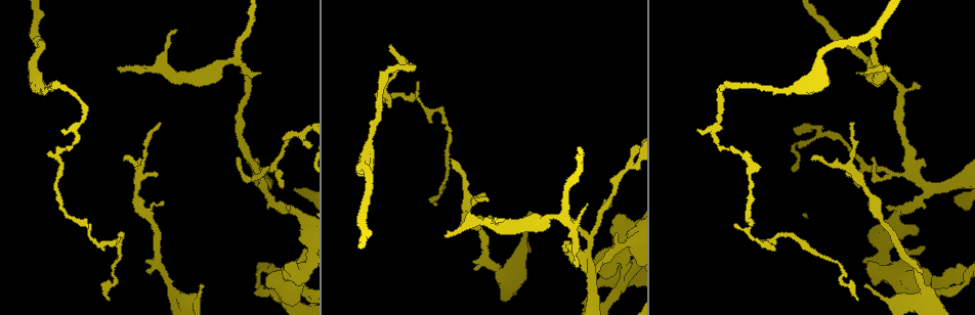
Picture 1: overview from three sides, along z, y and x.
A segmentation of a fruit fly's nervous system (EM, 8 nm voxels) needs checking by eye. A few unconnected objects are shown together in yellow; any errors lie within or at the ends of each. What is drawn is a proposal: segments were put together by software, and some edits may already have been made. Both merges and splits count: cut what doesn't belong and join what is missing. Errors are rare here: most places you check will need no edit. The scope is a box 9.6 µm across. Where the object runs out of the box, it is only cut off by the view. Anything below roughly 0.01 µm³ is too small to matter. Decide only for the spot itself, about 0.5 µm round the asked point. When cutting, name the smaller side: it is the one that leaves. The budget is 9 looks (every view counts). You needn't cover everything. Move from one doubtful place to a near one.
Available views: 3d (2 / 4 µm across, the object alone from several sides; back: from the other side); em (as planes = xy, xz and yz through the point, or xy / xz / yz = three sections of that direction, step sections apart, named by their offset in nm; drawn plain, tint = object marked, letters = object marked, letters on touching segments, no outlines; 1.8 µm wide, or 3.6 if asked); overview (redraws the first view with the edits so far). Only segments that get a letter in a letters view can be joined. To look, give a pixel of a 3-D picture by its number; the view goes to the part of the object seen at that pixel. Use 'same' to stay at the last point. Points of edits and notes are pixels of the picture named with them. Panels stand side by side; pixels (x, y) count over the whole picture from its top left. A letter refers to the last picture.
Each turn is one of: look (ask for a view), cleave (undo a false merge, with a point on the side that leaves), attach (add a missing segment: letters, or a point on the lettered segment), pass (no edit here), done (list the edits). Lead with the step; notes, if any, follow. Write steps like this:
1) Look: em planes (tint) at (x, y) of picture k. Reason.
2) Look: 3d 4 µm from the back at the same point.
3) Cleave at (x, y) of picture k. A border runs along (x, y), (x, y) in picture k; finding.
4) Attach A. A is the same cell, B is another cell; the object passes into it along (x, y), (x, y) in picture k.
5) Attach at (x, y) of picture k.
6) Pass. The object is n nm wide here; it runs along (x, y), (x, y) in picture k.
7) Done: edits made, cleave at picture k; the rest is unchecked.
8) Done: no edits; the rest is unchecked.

Look: 3d 4 µm from the back at (623, 260) of picture 1. Thick turns thin.

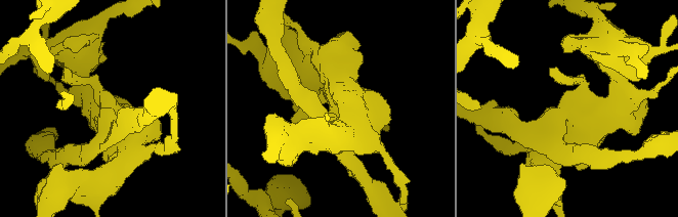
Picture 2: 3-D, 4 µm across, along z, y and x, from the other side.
Look: em 3.6 µm xz step 8 (tint) at (107, 116) of picture 2. Need the tissue.

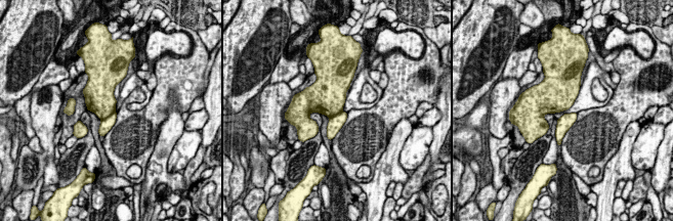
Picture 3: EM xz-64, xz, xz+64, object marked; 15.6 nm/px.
Look: em 3.6 µm planes (letters) at the same point. Cut it another way.

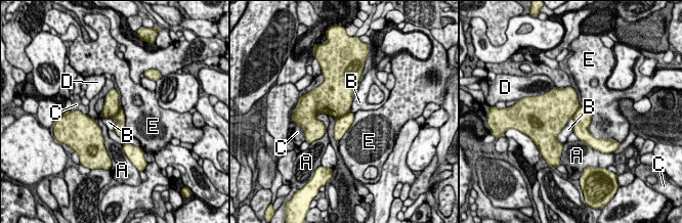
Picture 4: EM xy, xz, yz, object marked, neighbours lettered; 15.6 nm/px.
Cleave at (343, 123) of picture 4. A, B, C, D and E are other cells; a second neuron is stuck on.

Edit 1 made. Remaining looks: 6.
Look: em xy step 4 (tint) at (435, 206) of picture 1. End of a long branch.

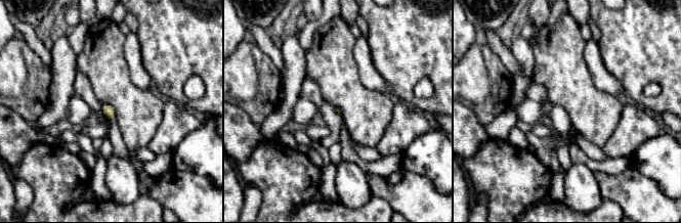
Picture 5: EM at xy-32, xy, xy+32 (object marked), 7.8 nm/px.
Look: em planes (letters) at the same point. Cut it another way.

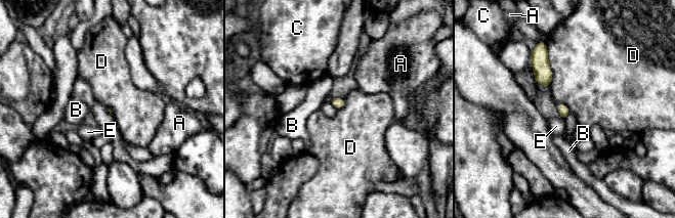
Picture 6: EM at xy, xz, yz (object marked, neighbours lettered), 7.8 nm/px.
Pass. A, B, C, D and E are other cells; a border runs along (544, 42), (551, 71), (549, 88) in picture 6; none of them fits.

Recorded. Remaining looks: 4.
Look: 3d 4 µm at (852, 167) of picture 1. A narrow waist.

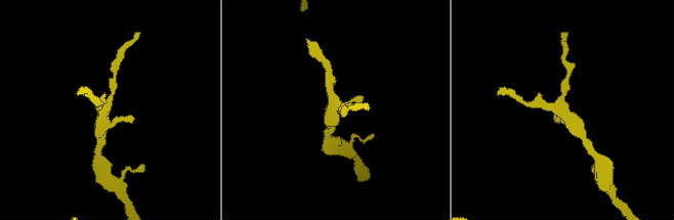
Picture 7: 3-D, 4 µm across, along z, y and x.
Look: em planes (letters) at (562, 110) of picture 7.

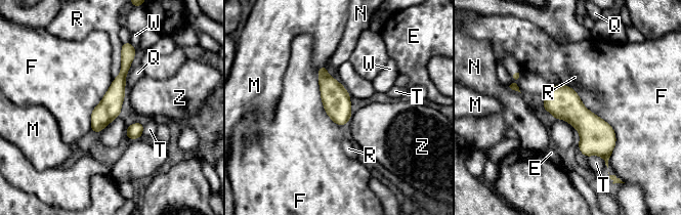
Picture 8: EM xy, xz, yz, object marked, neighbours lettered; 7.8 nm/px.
Pass. E, F, M, N, Q, R, T, W and Z are other cells; it runs along (125, 48), (122, 78), (96, 129) in picture 8; one neuron here.

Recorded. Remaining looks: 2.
Look: em planes (letters) at (119, 68) of picture 1.

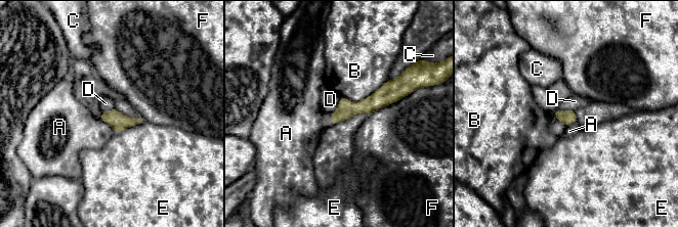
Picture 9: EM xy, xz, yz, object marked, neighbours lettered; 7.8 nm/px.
Pass. A, B, C, D, E and F are other cells; it runs along (396, 93), (333, 118) in picture 9; no lettered segment goes on from it.

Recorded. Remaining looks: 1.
Done: edits made, cleave at picture 4; the rest is unchecked.

